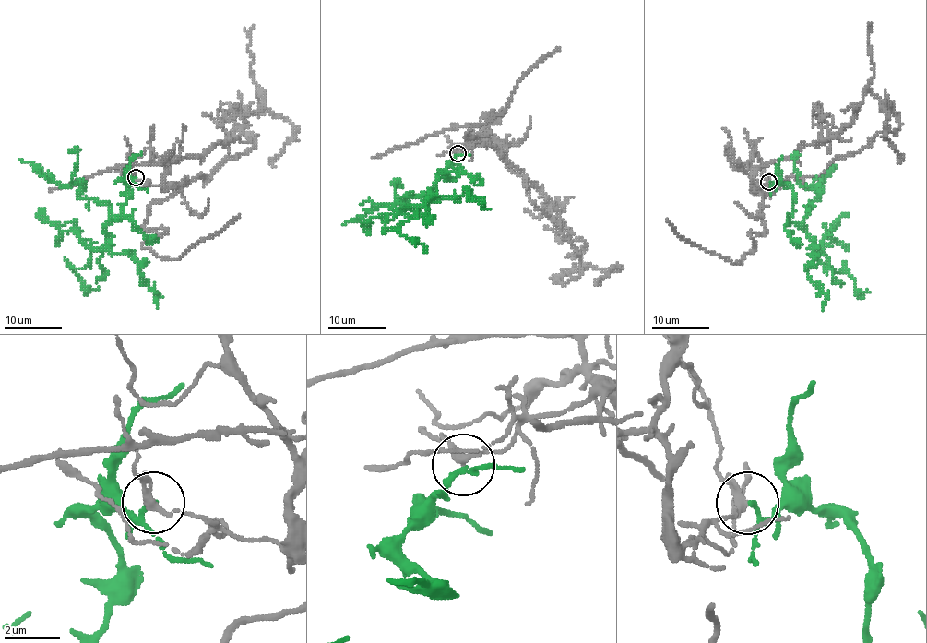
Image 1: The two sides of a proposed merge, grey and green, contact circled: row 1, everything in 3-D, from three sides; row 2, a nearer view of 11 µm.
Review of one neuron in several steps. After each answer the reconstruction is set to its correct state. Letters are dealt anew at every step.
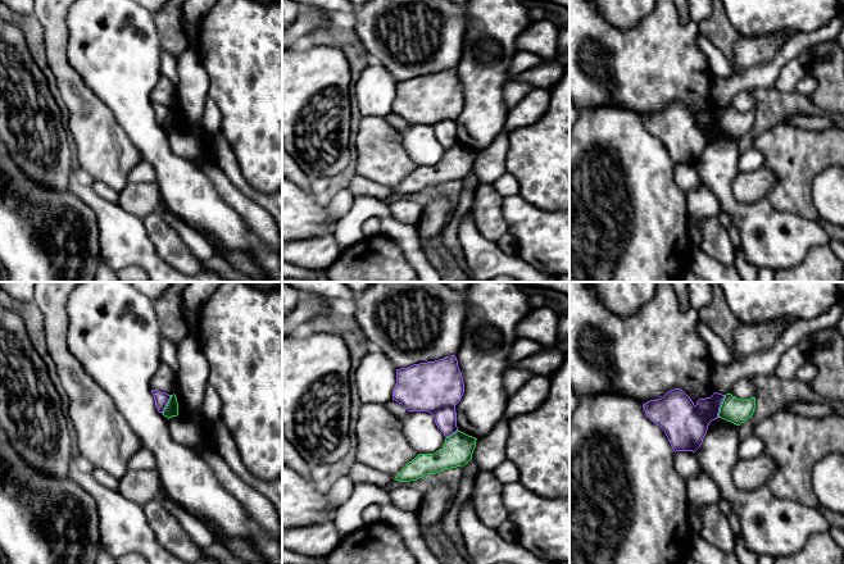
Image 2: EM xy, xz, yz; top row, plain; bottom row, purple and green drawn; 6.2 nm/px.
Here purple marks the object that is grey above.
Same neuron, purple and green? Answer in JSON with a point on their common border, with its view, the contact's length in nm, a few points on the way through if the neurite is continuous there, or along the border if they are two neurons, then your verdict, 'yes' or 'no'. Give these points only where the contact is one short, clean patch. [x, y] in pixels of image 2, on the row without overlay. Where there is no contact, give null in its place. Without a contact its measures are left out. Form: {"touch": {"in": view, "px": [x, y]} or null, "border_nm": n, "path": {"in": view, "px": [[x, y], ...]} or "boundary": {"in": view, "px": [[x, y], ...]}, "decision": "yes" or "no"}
{"touch": {"in": "yz", "px": [720, 119]}, "border_nm": 150, "boundary": {"in": "yz", "px": [[725, 108], [718, 130]]}, "decision": "no"}

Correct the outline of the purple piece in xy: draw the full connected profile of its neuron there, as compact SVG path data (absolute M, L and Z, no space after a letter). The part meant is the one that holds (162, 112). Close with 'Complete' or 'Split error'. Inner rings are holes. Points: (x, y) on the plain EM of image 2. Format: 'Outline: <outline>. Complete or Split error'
Outline: M151 103L151 106L154 109L155 119L158 122L158 124L163 127L167 117L171 112L171 108L165 106L165 105L160 105L158 103Z. Complete

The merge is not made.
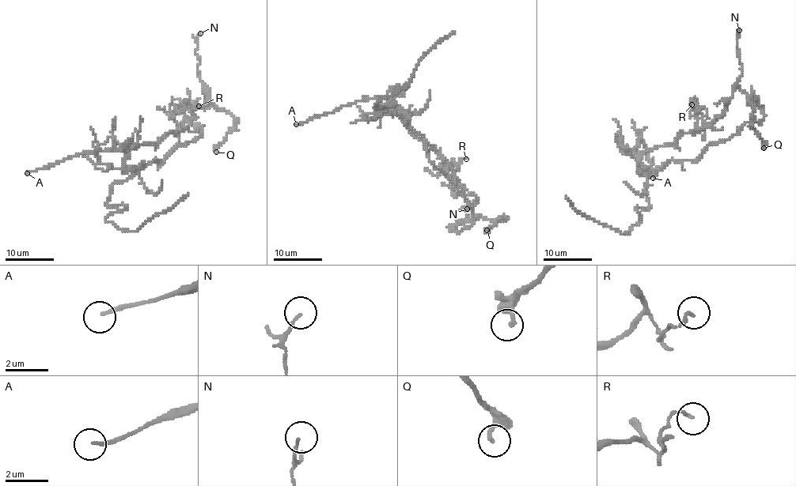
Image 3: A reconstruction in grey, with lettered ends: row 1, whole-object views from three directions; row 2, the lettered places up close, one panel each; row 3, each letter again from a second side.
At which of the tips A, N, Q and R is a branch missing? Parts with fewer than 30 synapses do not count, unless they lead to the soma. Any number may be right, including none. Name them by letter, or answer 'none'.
none

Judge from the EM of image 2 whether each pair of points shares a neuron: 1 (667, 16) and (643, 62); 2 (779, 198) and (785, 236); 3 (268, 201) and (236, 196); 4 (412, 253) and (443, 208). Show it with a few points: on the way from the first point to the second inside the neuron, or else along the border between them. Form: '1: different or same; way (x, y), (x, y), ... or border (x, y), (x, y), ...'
1: same; way (662, 27), (661, 36), (649, 50)
2: different; border (765, 199), (776, 209), (788, 210), (811, 219)
3: same; way (261, 201), (248, 201), (244, 198)
4: different; border (416, 228), (420, 242), (423, 246)

